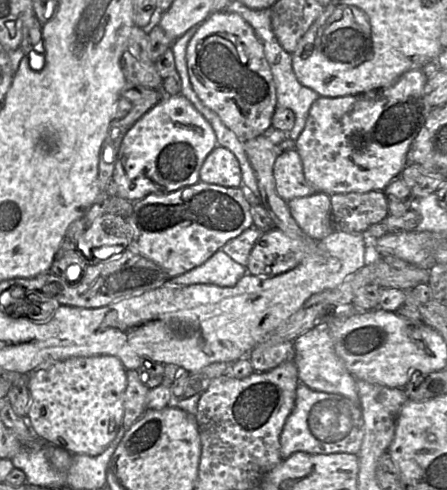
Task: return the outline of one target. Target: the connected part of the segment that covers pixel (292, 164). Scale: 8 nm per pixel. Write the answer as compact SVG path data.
M296 149L278 155L273 166L275 190L285 201L316 193L304 176L300 156Z

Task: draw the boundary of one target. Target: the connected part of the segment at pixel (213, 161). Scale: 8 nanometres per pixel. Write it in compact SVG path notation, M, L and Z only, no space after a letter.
M222 146L215 147L205 158L200 171L201 182L224 187L242 186L242 174L236 157Z

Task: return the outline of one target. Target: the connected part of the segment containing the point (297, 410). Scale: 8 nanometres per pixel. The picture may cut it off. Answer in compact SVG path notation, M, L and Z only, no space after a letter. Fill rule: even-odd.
M299 382L294 408L280 435L282 459L296 452L309 454L358 454L364 437L360 404L340 394L320 392Z

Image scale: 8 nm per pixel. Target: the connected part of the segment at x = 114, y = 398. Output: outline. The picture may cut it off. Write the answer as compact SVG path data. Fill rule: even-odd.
M111 355L71 357L28 374L28 426L45 443L69 453L97 456L123 425L127 370Z

